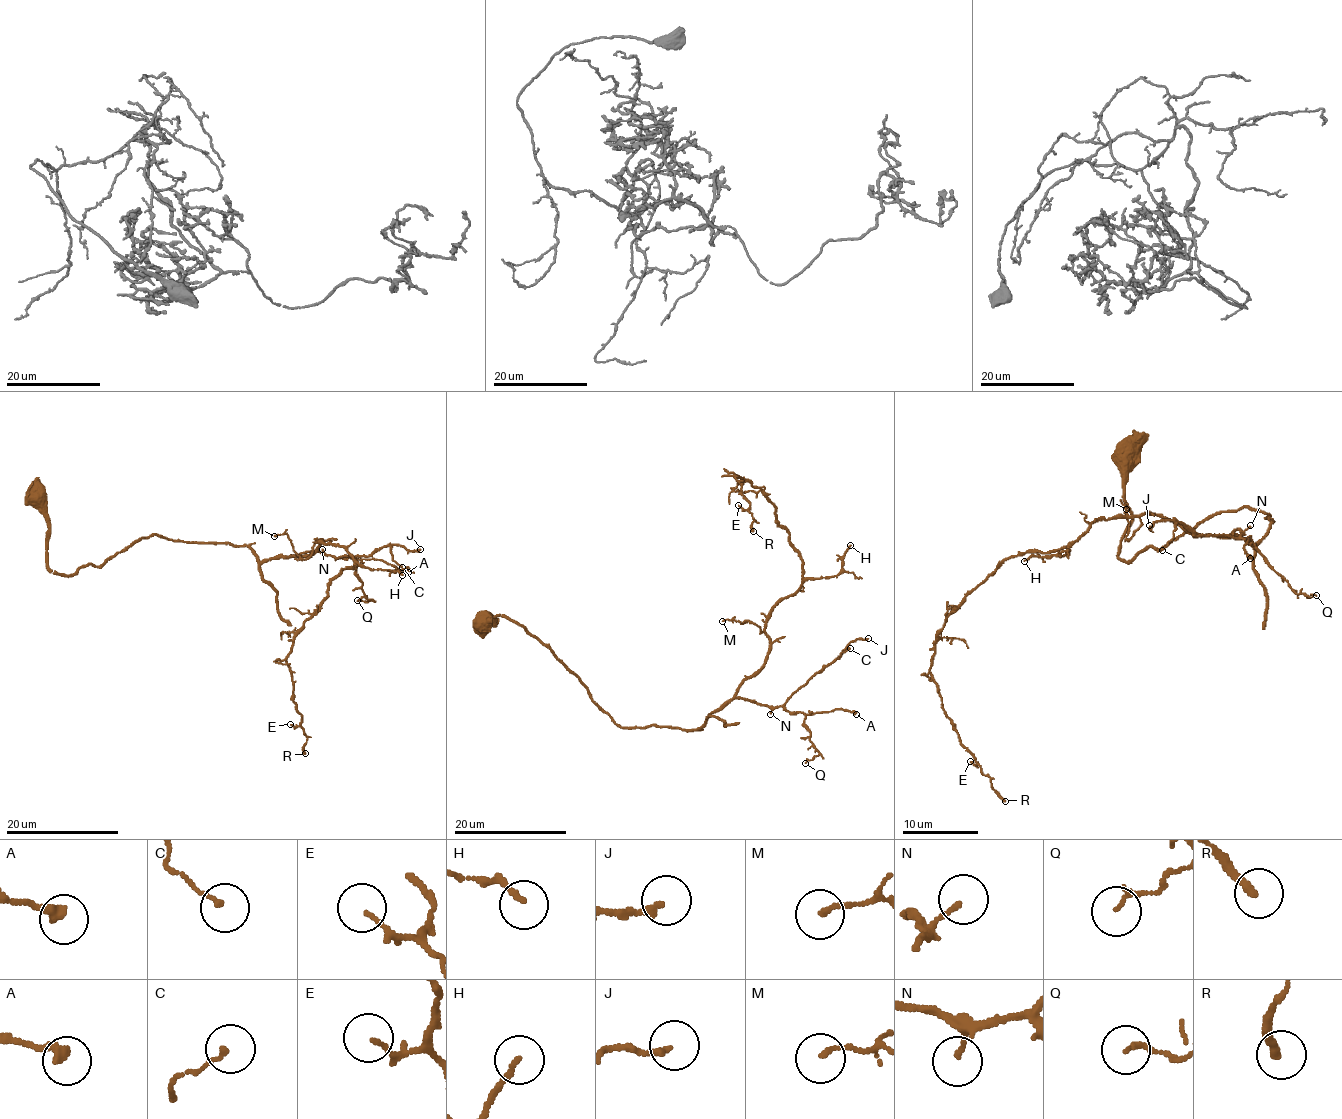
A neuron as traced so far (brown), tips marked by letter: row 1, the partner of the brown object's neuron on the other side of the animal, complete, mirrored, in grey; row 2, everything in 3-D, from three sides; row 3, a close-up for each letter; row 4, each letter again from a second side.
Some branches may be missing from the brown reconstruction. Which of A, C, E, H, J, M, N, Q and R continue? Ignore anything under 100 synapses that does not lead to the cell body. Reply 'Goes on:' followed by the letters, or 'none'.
Goes on: none

